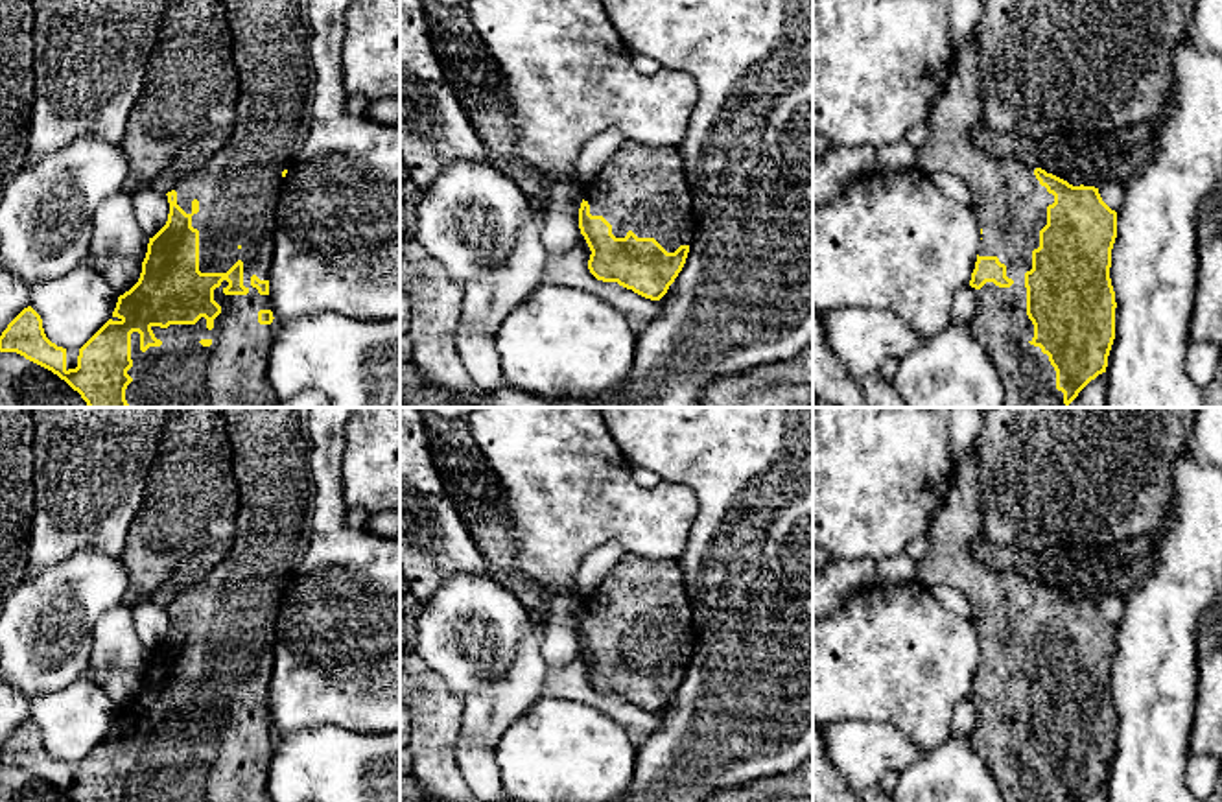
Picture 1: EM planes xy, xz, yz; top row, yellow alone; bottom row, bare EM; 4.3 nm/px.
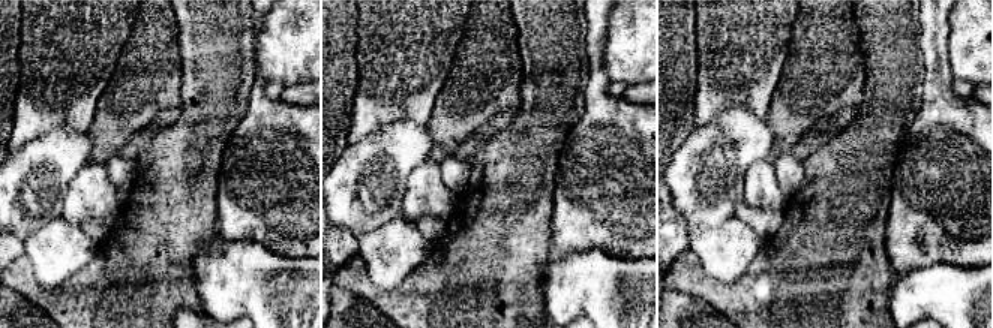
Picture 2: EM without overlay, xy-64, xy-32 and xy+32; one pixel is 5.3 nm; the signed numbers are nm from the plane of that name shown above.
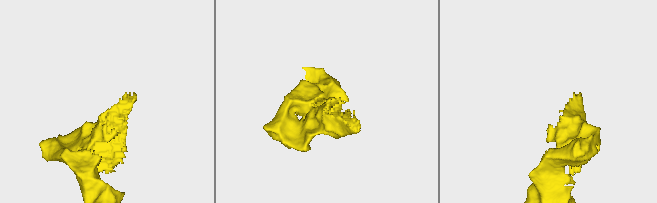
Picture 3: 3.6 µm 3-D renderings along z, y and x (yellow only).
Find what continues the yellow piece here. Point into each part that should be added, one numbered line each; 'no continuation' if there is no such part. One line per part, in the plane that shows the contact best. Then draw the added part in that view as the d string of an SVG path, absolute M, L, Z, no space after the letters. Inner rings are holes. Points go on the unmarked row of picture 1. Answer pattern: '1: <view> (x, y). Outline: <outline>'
1: xy (238, 601). Outline: M221 407L221 413L240 492L236 535L223 562L177 594L173 603L177 618L192 629L192 640L199 643L199 684L227 686L241 673L249 706L225 708L229 695L223 693L214 702L221 726L212 743L205 730L195 737L151 739L162 758L146 765L140 763L140 747L133 745L133 780L127 784L133 795L127 802L273 802L267 791L271 737L258 736L258 725L271 723L271 714L251 699L251 690L269 693L282 584L311 542L310 407Z

